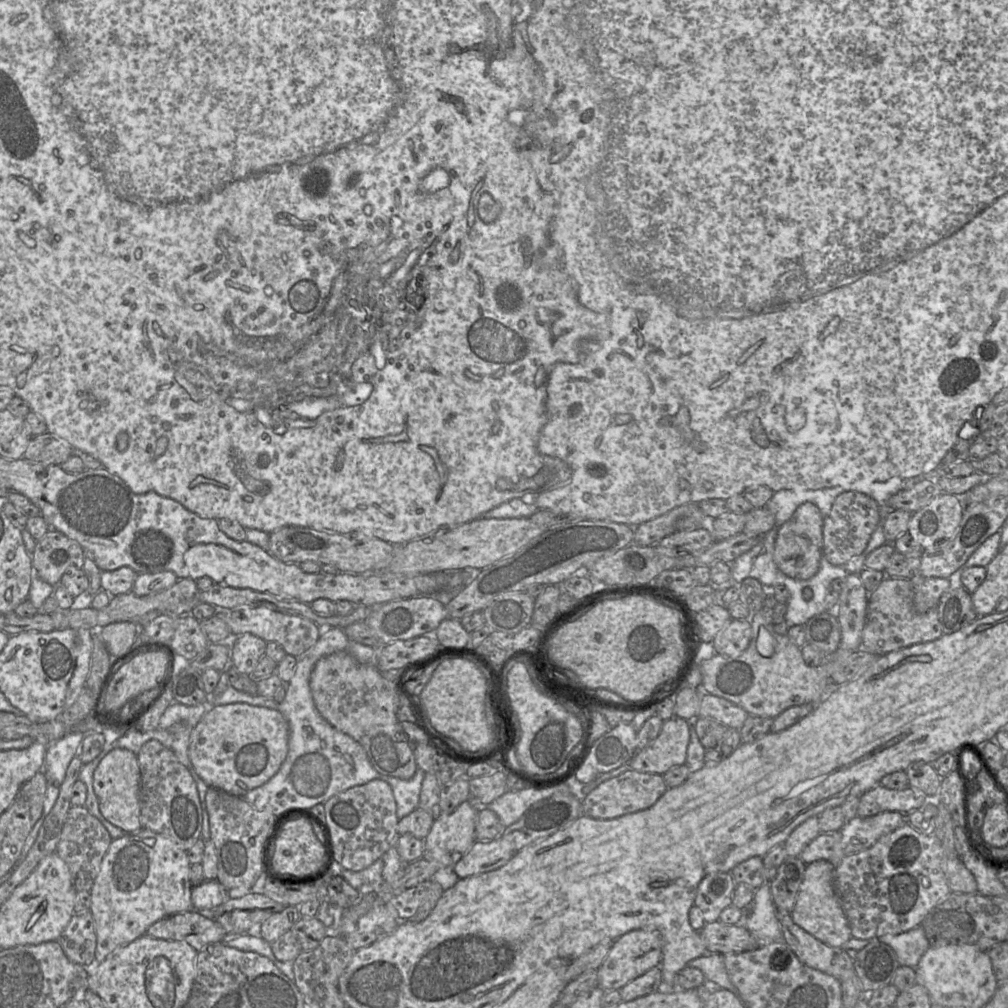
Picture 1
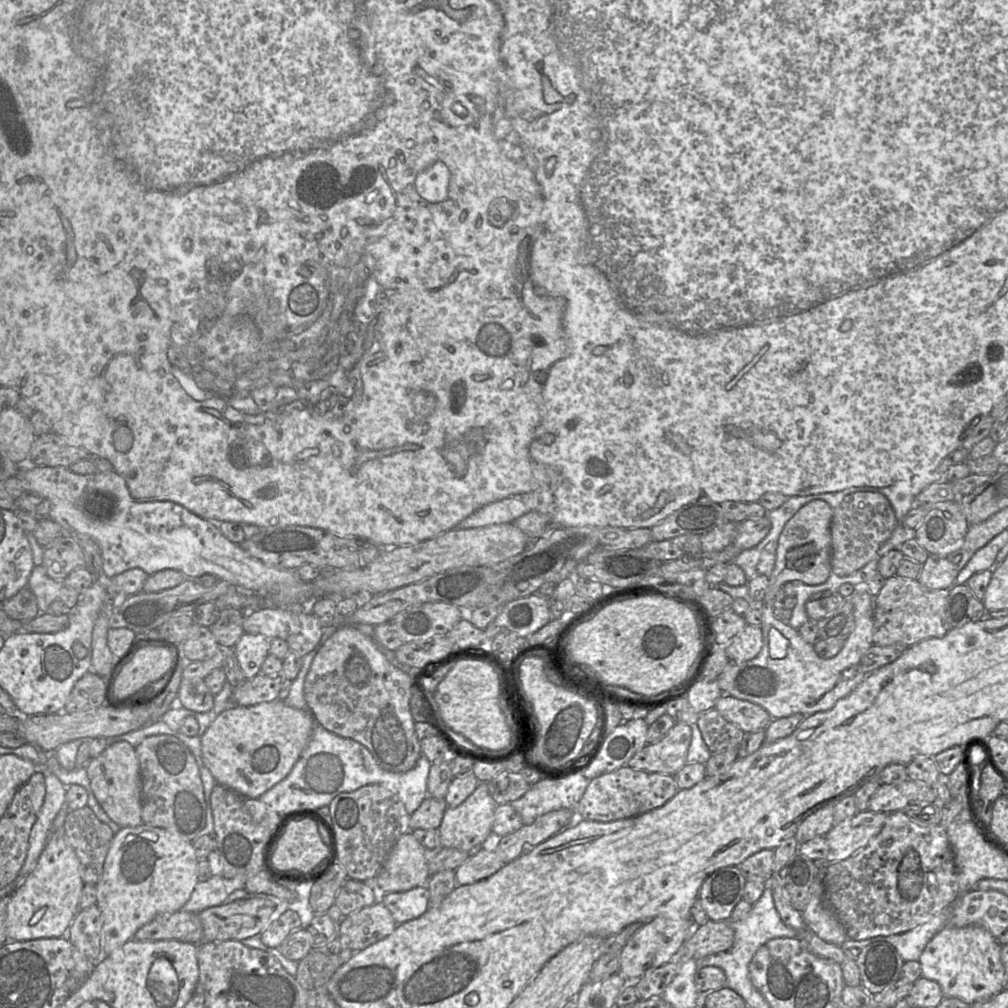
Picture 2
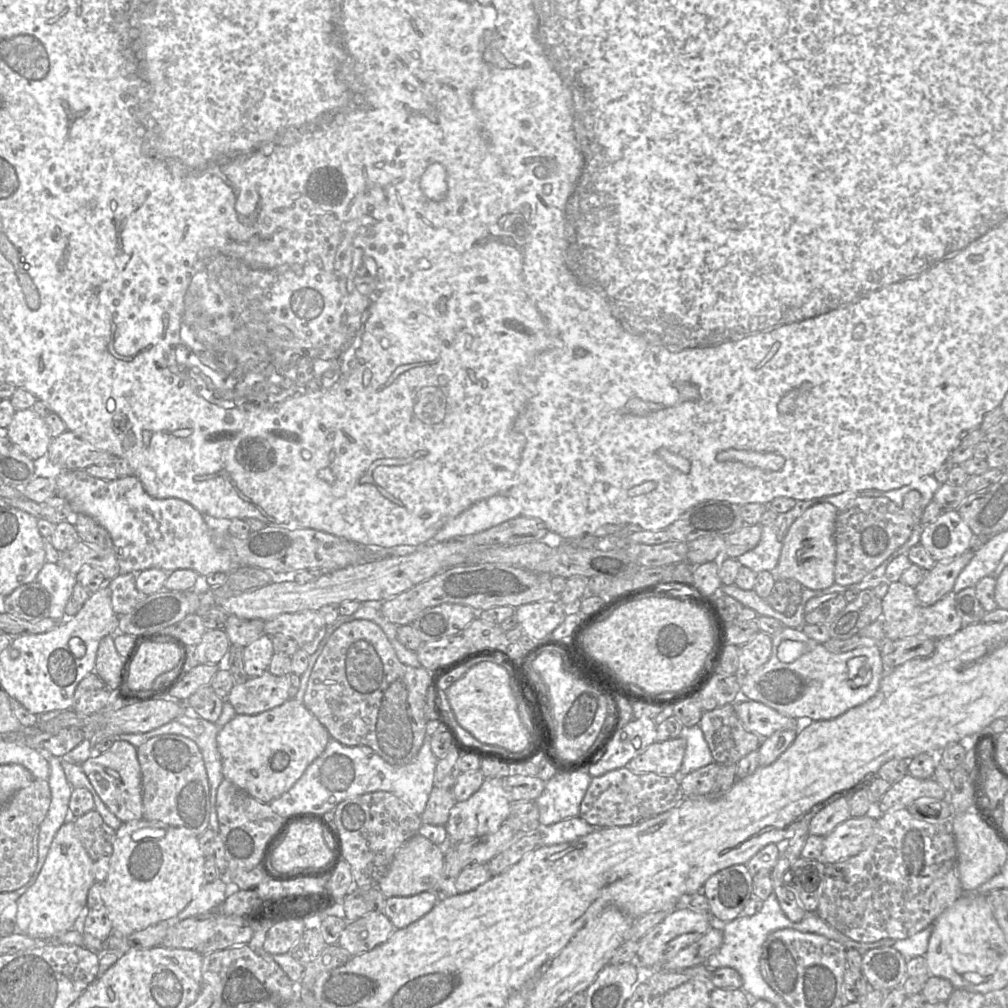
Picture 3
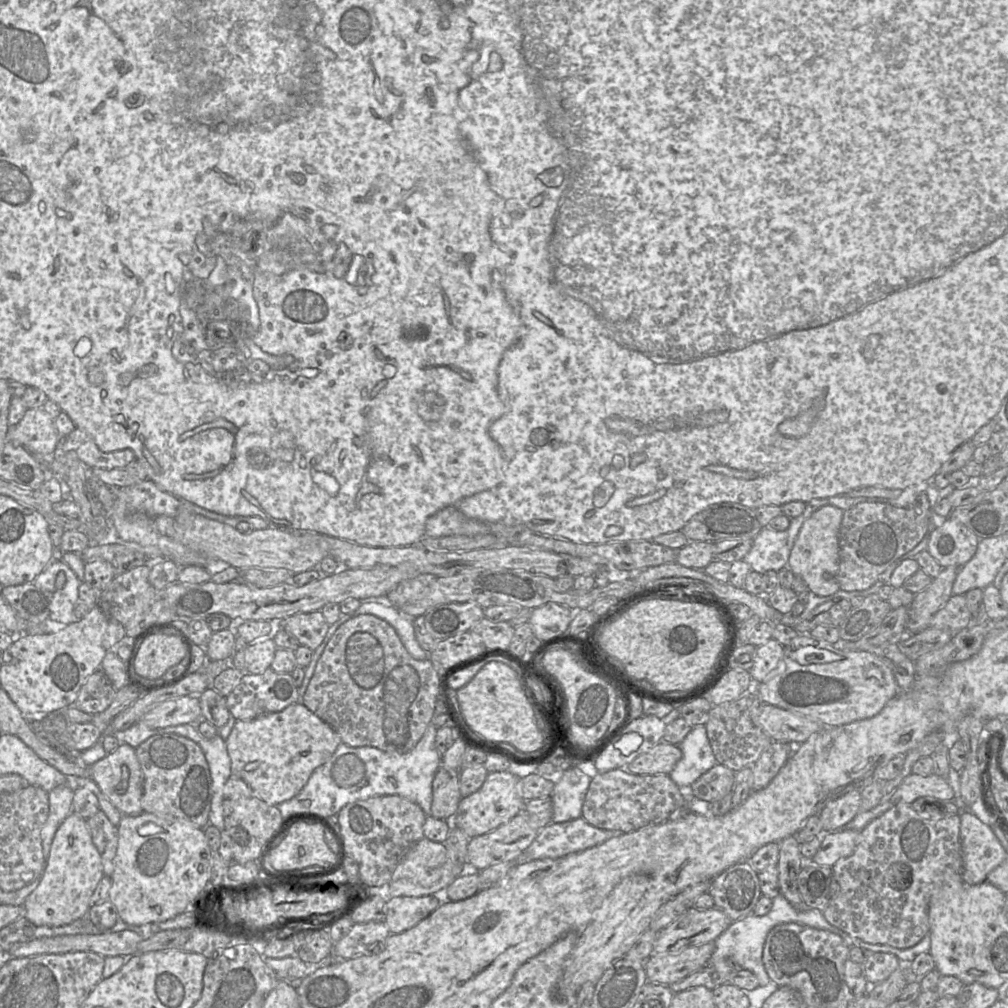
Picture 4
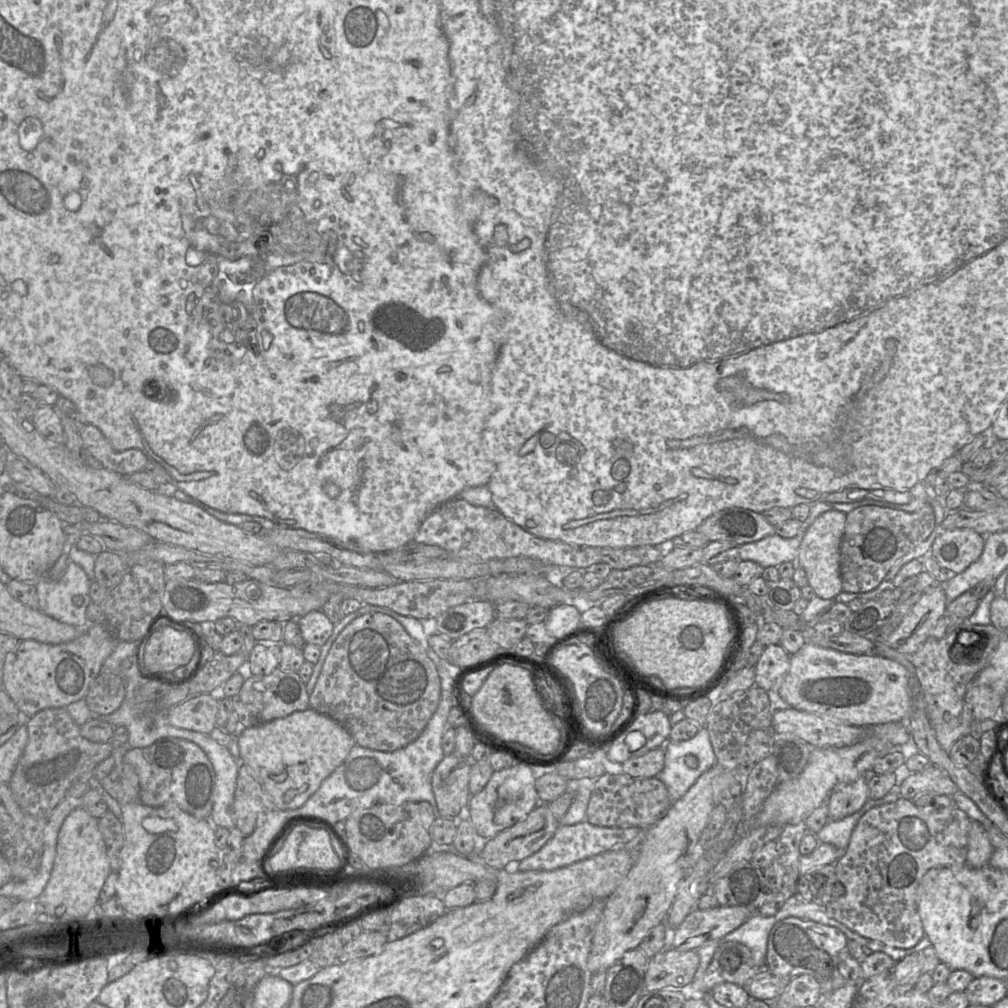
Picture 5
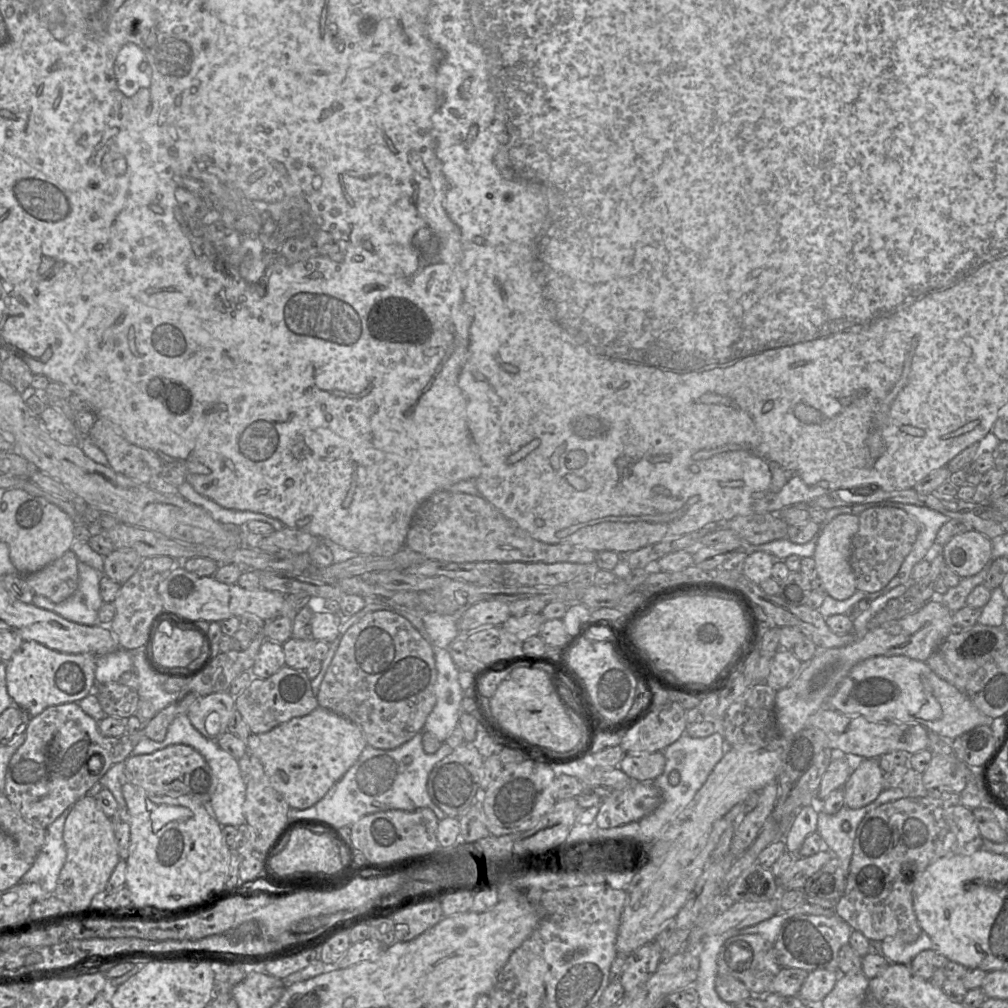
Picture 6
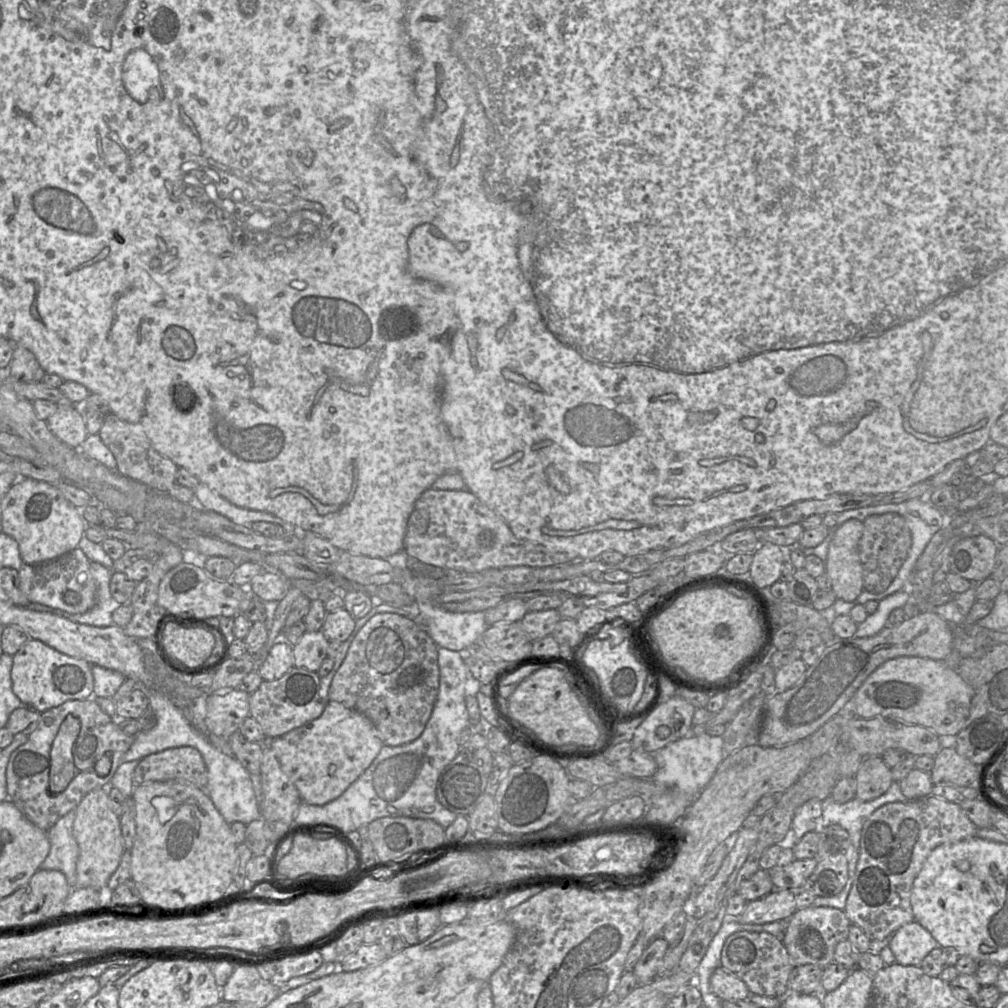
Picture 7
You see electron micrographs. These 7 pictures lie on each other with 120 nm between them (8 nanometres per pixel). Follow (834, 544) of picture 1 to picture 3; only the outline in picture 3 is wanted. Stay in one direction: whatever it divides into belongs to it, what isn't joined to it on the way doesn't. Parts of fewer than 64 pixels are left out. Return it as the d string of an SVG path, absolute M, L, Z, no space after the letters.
M911 490L904 495L902 508L886 497L861 496L850 501L835 522L835 583L842 586L859 583L901 547L912 535L913 511L920 500L921 494Z

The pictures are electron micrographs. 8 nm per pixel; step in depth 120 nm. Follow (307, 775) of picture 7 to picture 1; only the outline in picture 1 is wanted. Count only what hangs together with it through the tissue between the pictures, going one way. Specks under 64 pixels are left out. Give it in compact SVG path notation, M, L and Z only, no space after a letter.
M237 702L208 707L190 733L188 755L209 787L244 796L271 779L288 753L289 724L276 709Z

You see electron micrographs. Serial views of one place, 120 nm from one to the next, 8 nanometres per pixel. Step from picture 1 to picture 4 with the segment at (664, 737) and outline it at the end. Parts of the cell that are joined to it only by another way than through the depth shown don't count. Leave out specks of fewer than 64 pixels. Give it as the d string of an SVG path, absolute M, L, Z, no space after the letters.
M661 741L637 756L626 769L638 775L669 774L681 757L682 752L678 745Z

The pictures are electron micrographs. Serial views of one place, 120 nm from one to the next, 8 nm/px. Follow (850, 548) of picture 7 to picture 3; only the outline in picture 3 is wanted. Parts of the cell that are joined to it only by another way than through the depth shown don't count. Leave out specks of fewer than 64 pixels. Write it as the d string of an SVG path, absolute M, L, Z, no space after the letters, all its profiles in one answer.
M818 503L809 507L792 523L784 538L778 565L774 571L776 578L796 580L810 590L822 590L835 583L834 533L838 514L838 509L831 503Z

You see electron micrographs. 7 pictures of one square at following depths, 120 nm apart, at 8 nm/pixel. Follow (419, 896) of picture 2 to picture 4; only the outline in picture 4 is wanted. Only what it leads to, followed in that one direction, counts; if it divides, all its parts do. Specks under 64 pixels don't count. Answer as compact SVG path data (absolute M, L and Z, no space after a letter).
M434 895L392 897L386 903L385 923L392 934L413 928L441 905Z

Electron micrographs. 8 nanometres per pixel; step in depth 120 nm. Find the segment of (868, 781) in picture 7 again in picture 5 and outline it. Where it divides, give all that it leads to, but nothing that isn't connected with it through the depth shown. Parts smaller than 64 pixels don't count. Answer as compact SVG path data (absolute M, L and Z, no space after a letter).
M868 775L856 781L838 786L827 799L830 820L841 820L859 811L869 800Z

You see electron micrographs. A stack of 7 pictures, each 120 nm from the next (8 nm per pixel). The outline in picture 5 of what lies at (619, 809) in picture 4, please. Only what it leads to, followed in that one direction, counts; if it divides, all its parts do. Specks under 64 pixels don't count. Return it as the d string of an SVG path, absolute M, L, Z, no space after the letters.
M610 771L601 775L594 783L586 820L598 826L648 829L666 814L670 806L668 790L657 777L636 778L621 771Z

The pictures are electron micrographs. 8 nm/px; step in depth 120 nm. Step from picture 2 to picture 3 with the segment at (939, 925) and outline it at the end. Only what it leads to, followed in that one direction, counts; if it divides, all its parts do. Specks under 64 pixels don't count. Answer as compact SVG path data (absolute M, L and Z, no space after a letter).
M933 924L906 939L895 940L892 938L884 938L875 942L861 943L861 949L870 950L879 947L893 947L901 953L907 962L914 957L925 955L932 928Z

